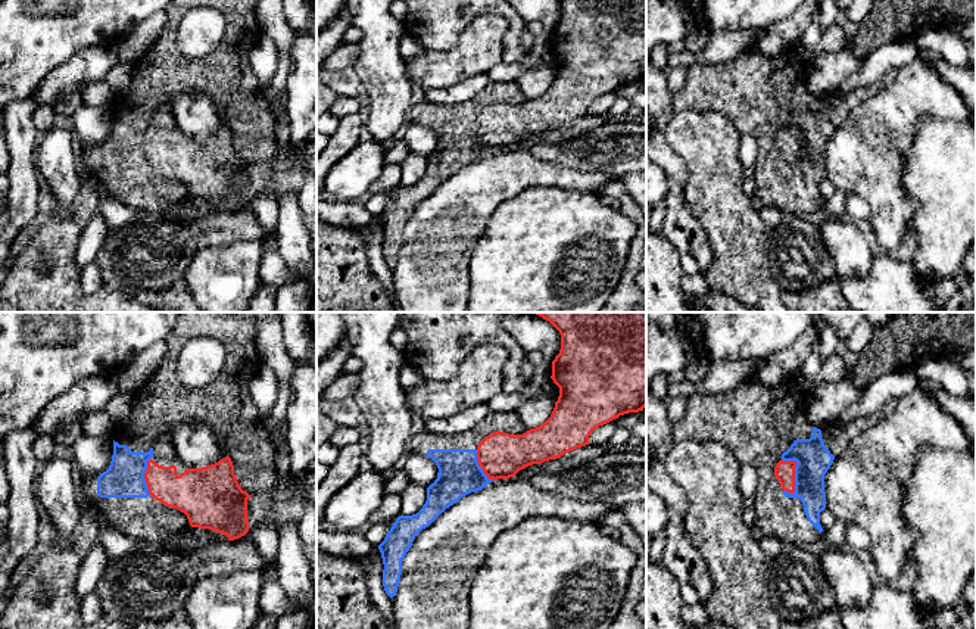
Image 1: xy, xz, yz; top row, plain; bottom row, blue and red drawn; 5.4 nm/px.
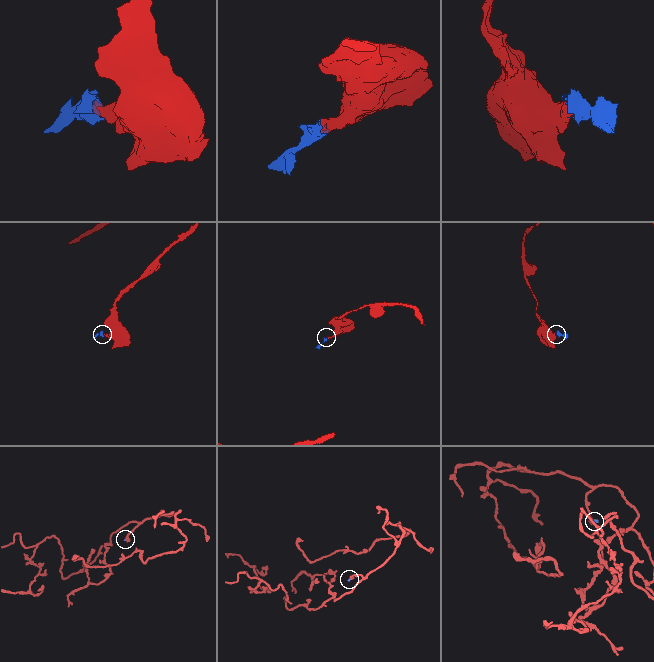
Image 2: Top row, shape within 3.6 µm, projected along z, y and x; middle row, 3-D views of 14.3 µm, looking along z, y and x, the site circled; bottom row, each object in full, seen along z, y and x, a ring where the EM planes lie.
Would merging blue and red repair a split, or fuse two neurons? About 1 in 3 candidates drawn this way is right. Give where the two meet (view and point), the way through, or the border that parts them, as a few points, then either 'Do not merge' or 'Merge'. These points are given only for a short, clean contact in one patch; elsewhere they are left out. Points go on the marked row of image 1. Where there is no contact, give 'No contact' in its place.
Touches blue at yz (795, 472). Boundary: yz (782, 458), (797, 463), (795, 491), (792, 494). Do not merge

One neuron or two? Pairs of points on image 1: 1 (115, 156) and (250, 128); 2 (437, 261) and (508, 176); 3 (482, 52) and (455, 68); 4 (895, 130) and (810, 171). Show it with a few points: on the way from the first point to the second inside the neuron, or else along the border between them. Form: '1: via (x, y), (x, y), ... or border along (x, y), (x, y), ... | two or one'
1: via (136, 115), (168, 83), (212, 83), (217, 87) | one
2: via (443, 240), (488, 196) | one
3: via (476, 52), (461, 62) | one
4: border along (833, 130), (825, 145), (825, 177) | two

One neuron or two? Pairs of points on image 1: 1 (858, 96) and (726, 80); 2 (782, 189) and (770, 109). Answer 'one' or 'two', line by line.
1: one
2: one

